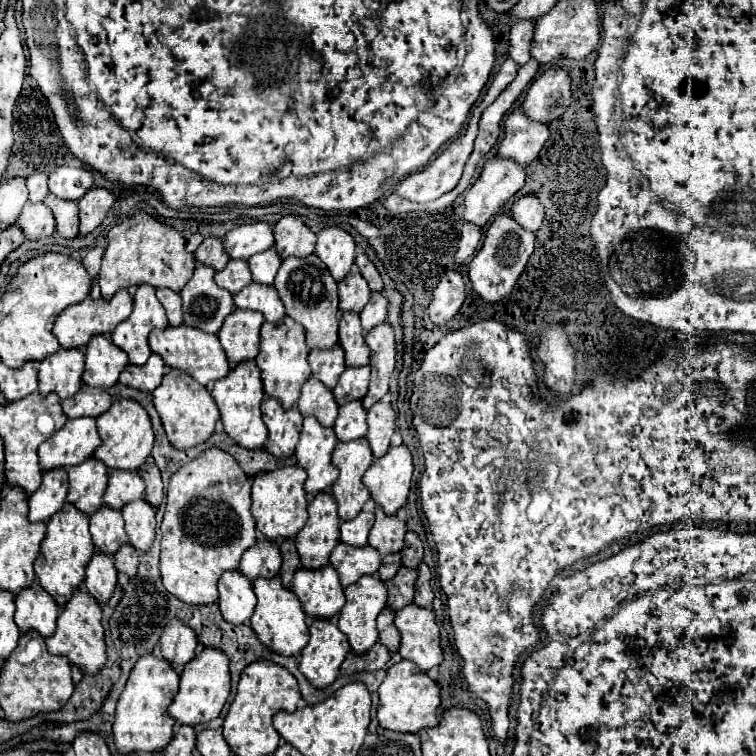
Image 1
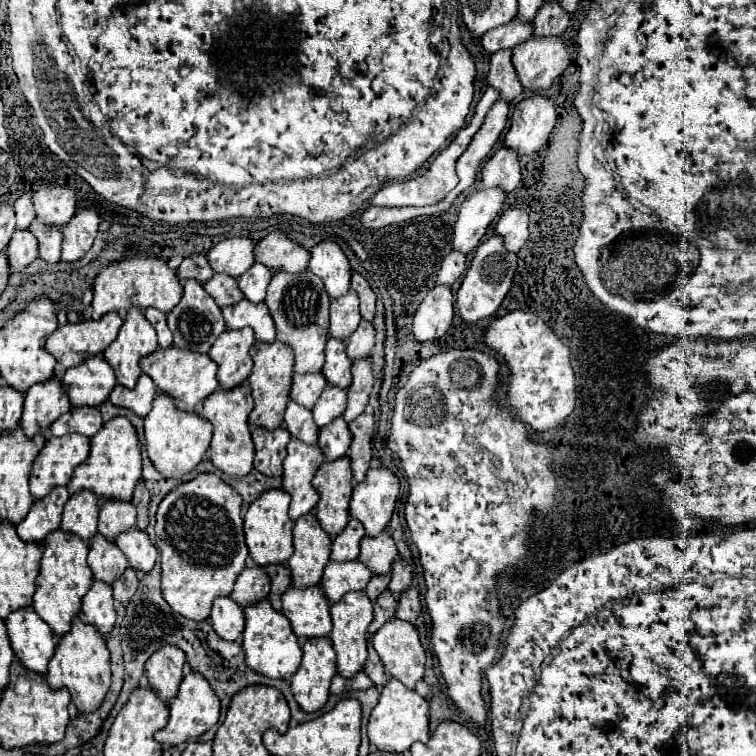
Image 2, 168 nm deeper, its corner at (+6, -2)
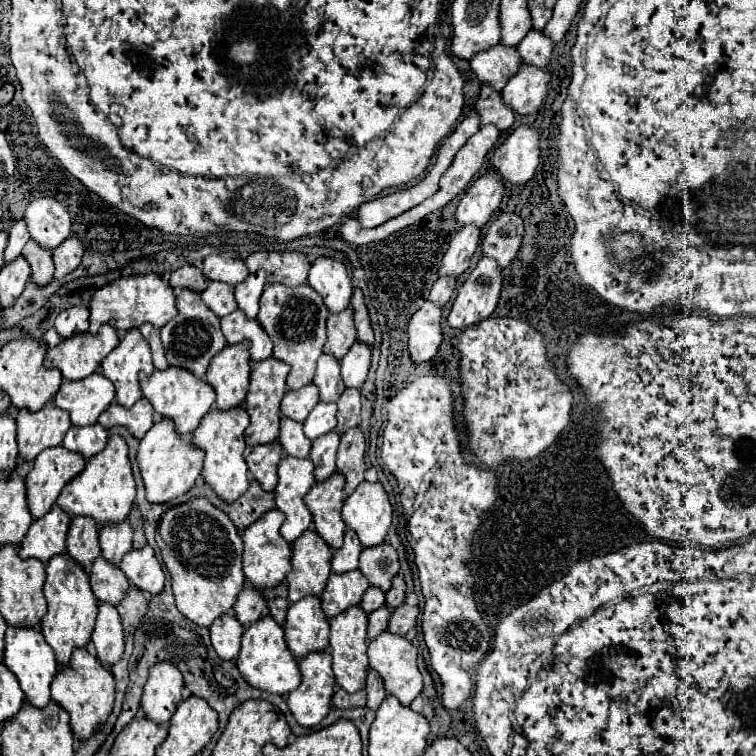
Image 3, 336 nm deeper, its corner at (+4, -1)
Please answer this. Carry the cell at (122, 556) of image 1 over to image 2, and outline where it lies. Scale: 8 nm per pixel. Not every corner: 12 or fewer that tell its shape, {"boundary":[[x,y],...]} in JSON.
{"boundary":[[126,570],[114,582],[114,600],[128,604],[138,590],[138,574]]}

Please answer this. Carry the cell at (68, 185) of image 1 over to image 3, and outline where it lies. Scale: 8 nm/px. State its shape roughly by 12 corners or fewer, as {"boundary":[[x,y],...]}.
{"boundary":[[52,197],[28,203],[34,241],[54,249],[72,231],[68,209]]}

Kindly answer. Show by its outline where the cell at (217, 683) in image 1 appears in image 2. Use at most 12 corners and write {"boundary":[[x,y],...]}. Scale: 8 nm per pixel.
{"boundary":[[200,674],[182,680],[170,720],[164,748],[200,738],[218,722],[218,696]]}

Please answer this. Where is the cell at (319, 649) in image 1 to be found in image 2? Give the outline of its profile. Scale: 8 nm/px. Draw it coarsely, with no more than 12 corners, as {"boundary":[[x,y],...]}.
{"boundary":[[310,638],[290,690],[302,712],[328,702],[336,654],[328,638]]}

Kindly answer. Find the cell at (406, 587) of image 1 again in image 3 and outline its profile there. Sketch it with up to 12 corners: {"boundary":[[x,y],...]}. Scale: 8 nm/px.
{"boundary":[[386,605],[368,615],[368,639],[386,631],[392,611]]}

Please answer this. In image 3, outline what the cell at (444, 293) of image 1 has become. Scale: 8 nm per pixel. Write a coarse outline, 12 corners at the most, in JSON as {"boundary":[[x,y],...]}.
{"boundary":[[424,301],[408,325],[414,363],[432,359],[442,343],[444,307]]}

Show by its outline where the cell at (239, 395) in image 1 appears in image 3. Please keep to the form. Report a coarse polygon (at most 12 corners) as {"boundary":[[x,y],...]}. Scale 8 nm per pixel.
{"boundary":[[212,407],[192,435],[204,479],[224,499],[250,485],[240,409]]}

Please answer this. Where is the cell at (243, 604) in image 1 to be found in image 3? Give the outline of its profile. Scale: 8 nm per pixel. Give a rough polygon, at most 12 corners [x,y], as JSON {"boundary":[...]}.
{"boundary":[[226,613],[210,627],[216,653],[234,659],[244,627]]}

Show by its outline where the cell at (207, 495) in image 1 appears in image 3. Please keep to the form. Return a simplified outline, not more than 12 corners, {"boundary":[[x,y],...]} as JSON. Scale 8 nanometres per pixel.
{"boundary":[[206,497],[162,513],[178,611],[200,627],[244,587],[242,539]]}

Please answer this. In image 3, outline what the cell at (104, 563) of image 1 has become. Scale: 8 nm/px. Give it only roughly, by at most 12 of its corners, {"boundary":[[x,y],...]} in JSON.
{"boundary":[[98,605],[92,643],[114,665],[124,653],[120,615]]}

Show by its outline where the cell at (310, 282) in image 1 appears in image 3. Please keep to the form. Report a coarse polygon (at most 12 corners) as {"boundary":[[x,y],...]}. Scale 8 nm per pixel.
{"boundary":[[266,285],[258,321],[290,389],[312,383],[326,341],[324,299]]}

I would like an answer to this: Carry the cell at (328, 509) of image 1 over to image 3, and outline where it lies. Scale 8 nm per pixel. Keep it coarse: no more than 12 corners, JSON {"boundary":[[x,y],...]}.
{"boundary":[[310,529],[292,543],[290,603],[320,597],[332,547]]}

